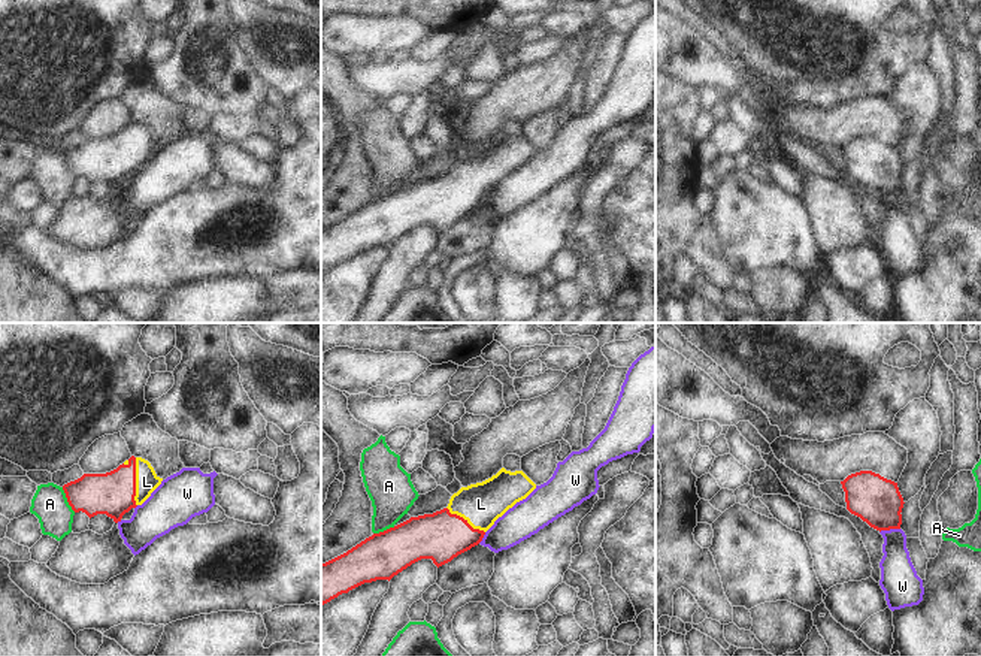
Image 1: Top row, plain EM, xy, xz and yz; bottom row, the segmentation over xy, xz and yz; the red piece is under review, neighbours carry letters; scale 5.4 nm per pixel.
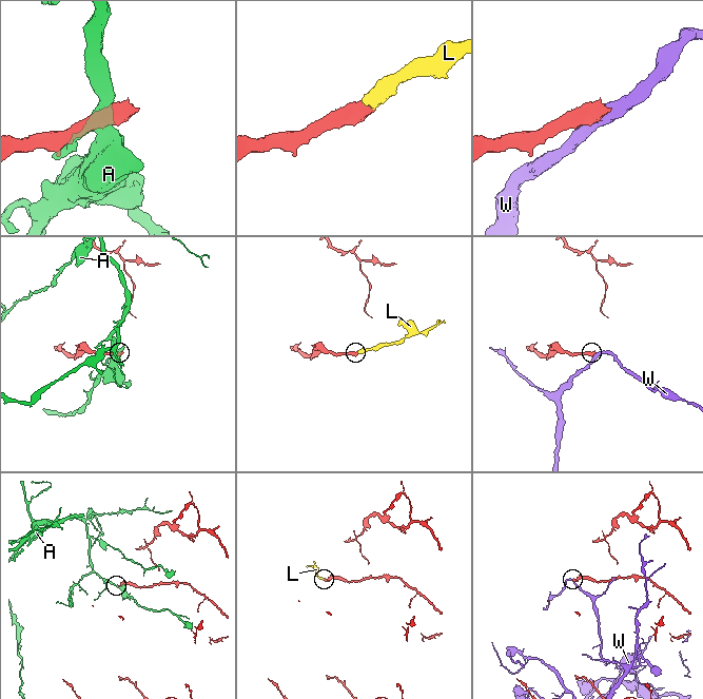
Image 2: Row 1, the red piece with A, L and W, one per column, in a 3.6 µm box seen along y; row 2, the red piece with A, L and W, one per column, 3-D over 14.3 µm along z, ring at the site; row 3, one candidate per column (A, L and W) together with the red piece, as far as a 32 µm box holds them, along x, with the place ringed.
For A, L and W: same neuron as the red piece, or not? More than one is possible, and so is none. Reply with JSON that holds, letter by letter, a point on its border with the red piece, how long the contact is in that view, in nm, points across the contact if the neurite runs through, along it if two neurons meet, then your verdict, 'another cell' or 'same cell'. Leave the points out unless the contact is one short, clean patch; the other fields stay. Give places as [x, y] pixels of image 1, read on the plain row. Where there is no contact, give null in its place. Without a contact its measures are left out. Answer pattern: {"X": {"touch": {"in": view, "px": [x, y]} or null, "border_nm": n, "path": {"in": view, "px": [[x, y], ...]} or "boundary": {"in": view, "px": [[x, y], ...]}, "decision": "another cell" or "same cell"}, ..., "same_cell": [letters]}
{"A": {"touch": {"in": "xy", "px": [67, 165]}, "border_nm": 150, "decision": "another cell"}, "L": {"touch": {"in": "xy", "px": [135, 147]}, "border_nm": 260, "path": {"in": "xy", "px": [[112, 159], [135, 147], [147, 147]]}, "decision": "same cell"}, "W": {"touch": {"in": "yz", "px": [889, 195]}, "border_nm": 110, "boundary": {"in": "yz", "px": [[899, 193], [880, 197]]}, "decision": "another cell"}, "same_cell": ["L"]}

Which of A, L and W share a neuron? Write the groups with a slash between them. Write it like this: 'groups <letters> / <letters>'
groups A / L / W

